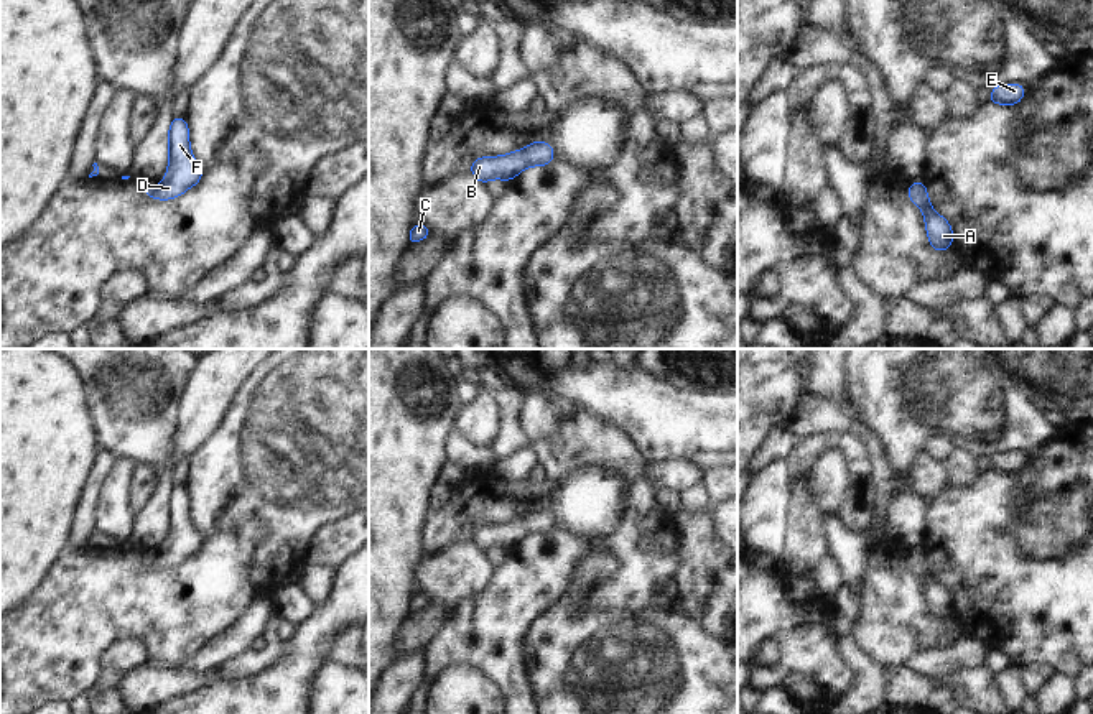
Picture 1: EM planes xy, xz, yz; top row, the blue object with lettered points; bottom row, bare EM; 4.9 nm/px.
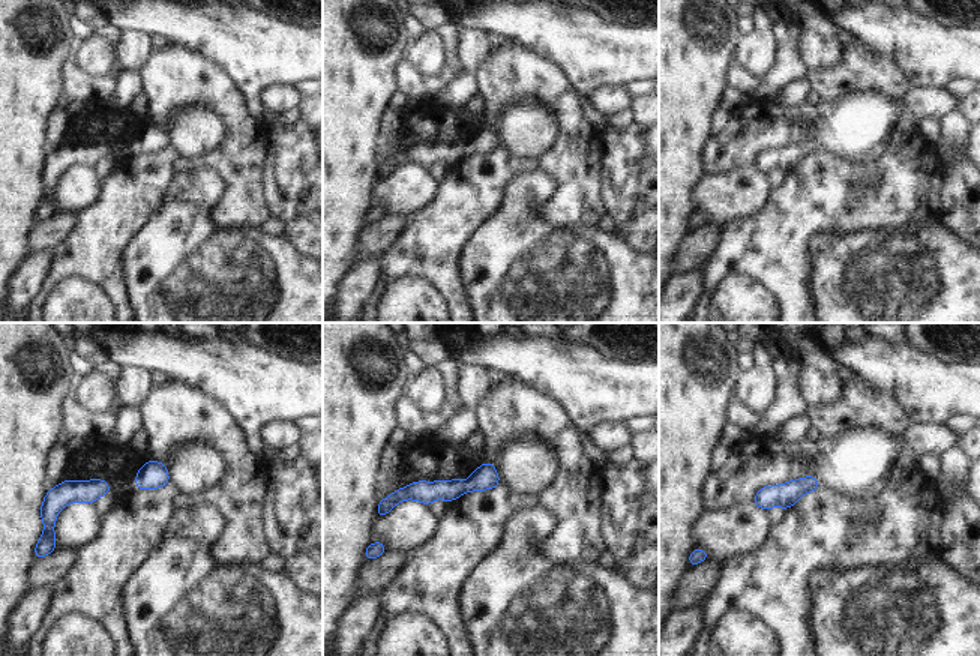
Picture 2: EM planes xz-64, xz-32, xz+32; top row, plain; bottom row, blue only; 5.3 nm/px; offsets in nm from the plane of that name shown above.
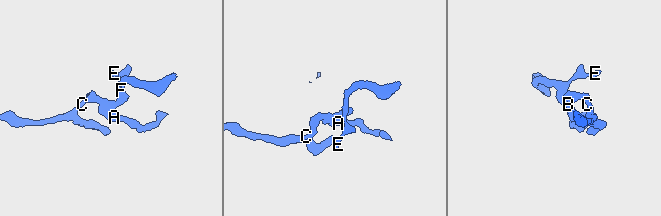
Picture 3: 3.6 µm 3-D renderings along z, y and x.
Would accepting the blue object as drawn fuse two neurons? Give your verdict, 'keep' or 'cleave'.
keep

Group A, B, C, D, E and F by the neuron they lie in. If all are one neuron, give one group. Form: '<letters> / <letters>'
A B C D E F

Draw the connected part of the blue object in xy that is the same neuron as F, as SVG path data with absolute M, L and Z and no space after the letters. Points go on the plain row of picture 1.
M174 485L168 500L168 541L155 558L143 553L143 563L158 569L174 568L196 551L204 541L202 535L193 526L189 517L189 500L184 485Z

